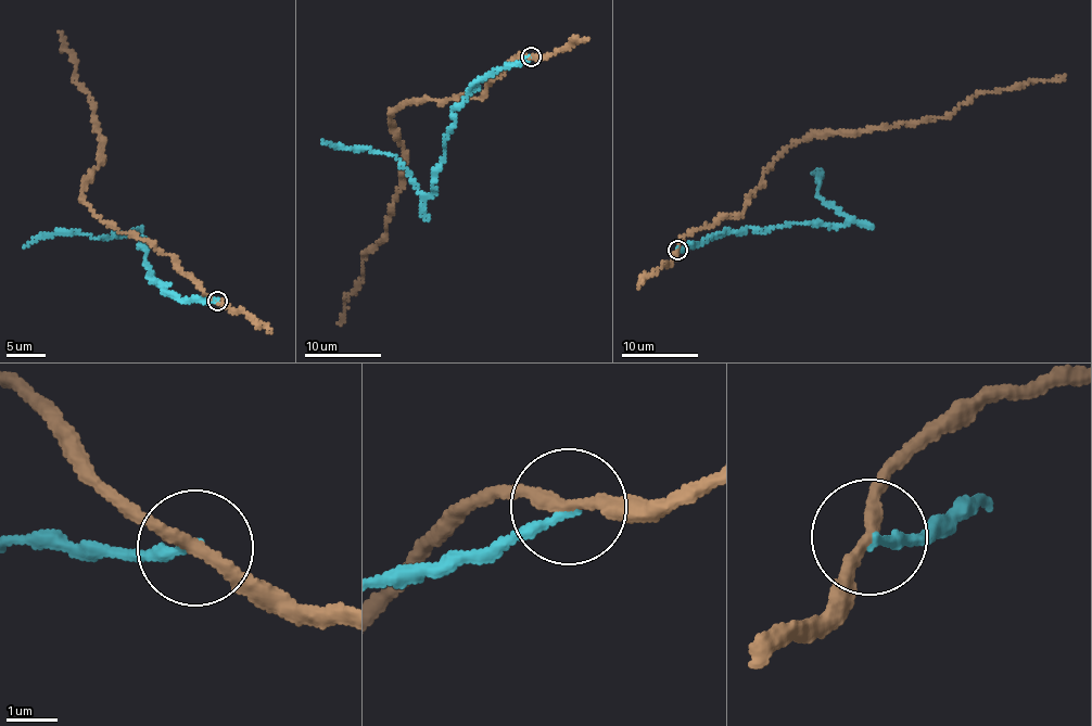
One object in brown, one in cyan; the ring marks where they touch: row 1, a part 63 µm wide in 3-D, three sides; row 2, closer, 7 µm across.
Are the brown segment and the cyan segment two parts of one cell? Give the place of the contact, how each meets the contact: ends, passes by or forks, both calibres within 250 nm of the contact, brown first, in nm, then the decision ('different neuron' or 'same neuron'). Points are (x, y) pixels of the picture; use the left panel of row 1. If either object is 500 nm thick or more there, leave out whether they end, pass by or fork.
at (217, 301); brown passes by; cyan ends there; 240 nm thick on the brown side, 180 nm on the other; different neuron

